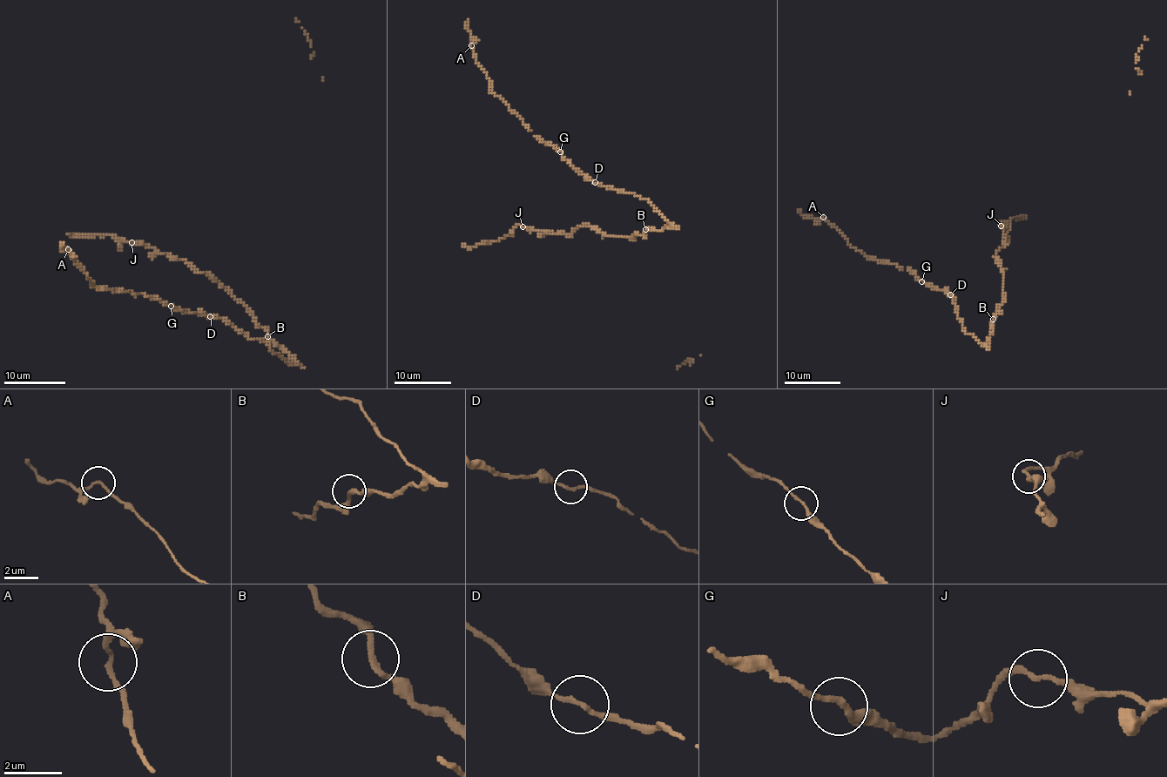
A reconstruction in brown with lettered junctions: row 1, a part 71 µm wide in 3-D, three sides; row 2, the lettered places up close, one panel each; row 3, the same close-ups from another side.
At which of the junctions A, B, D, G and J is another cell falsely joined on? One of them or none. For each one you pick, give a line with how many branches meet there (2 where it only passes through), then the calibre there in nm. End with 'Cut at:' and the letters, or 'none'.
A: 2 | 160 nm
Cut at: A

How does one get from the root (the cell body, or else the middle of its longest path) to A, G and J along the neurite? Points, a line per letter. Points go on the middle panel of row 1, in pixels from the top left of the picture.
A: (645, 231), (670, 224), (646, 199), (588, 181), (551, 145), (541, 141), (489, 91), (471, 44)
G: (645, 231), (662, 230), (669, 227), (670, 224), (646, 199), (588, 181), (560, 152)
J: (645, 231), (633, 238), (604, 236), (590, 226), (580, 226), (570, 234), (522, 226)

